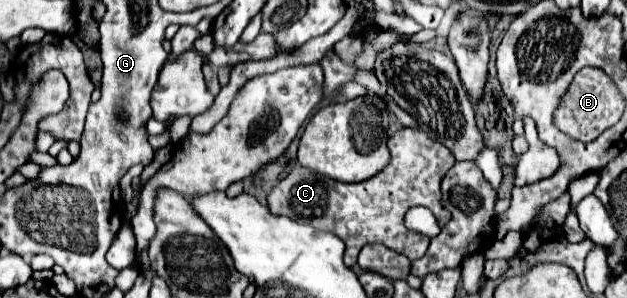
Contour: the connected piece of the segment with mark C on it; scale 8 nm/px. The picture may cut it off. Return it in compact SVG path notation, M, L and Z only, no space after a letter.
M404 127L400 129L398 133L394 133L390 139L388 139L388 147L390 147L390 165L380 171L378 175L366 179L366 181L360 181L360 183L340 183L340 181L334 181L330 177L324 177L324 175L318 175L314 173L312 169L306 169L302 165L296 165L284 179L280 179L272 189L270 193L266 195L266 201L268 201L268 207L270 211L274 211L276 215L288 215L290 219L298 221L298 223L308 223L312 225L314 229L318 231L332 231L334 235L338 235L344 243L346 243L346 253L344 253L344 263L348 267L354 267L356 265L356 259L358 259L358 253L360 249L366 245L366 243L382 243L402 255L406 255L410 261L414 259L420 259L426 249L428 249L428 243L430 243L430 237L422 235L422 233L416 233L412 229L408 229L404 225L404 215L410 207L416 207L416 205L424 205L428 207L434 215L436 215L436 221L440 227L444 227L448 221L450 221L450 211L442 207L442 193L440 193L440 179L442 175L454 165L454 155L448 147L444 147L442 143L426 137L426 133L422 133L420 129L412 129L412 127Z

